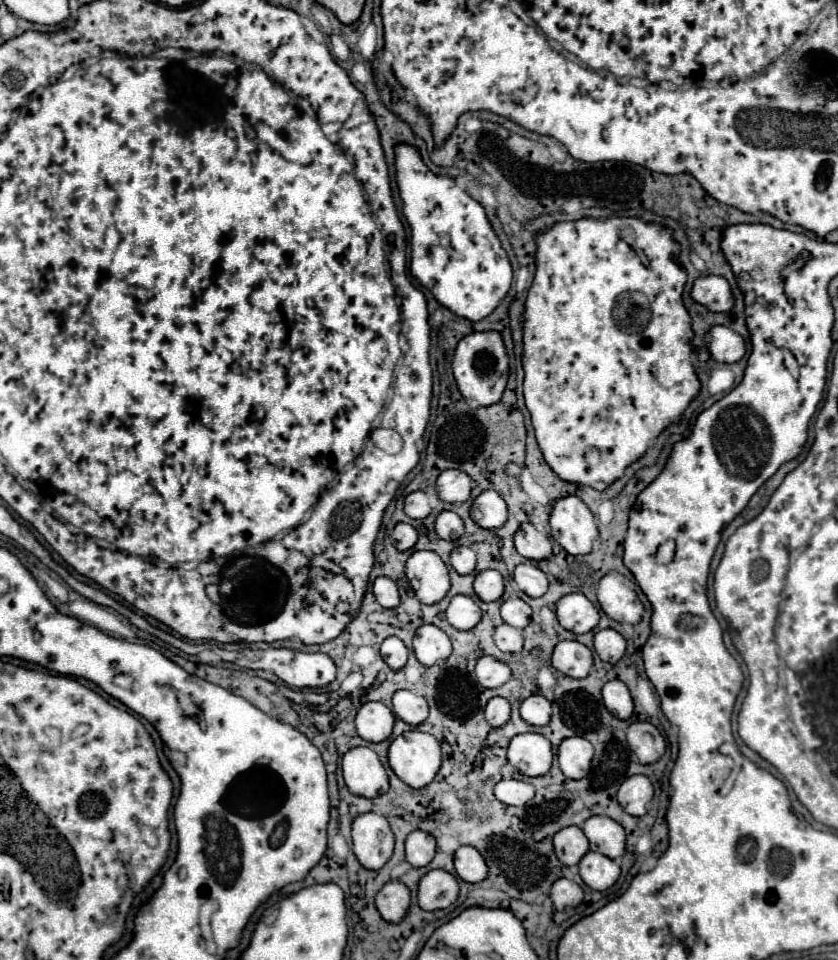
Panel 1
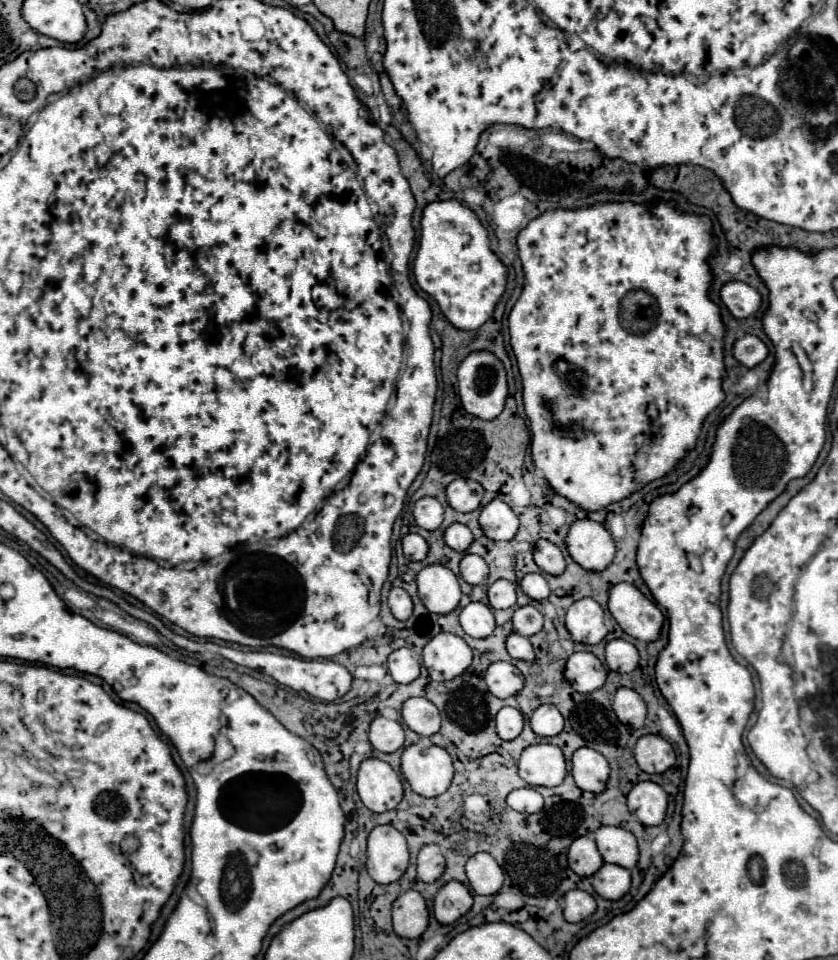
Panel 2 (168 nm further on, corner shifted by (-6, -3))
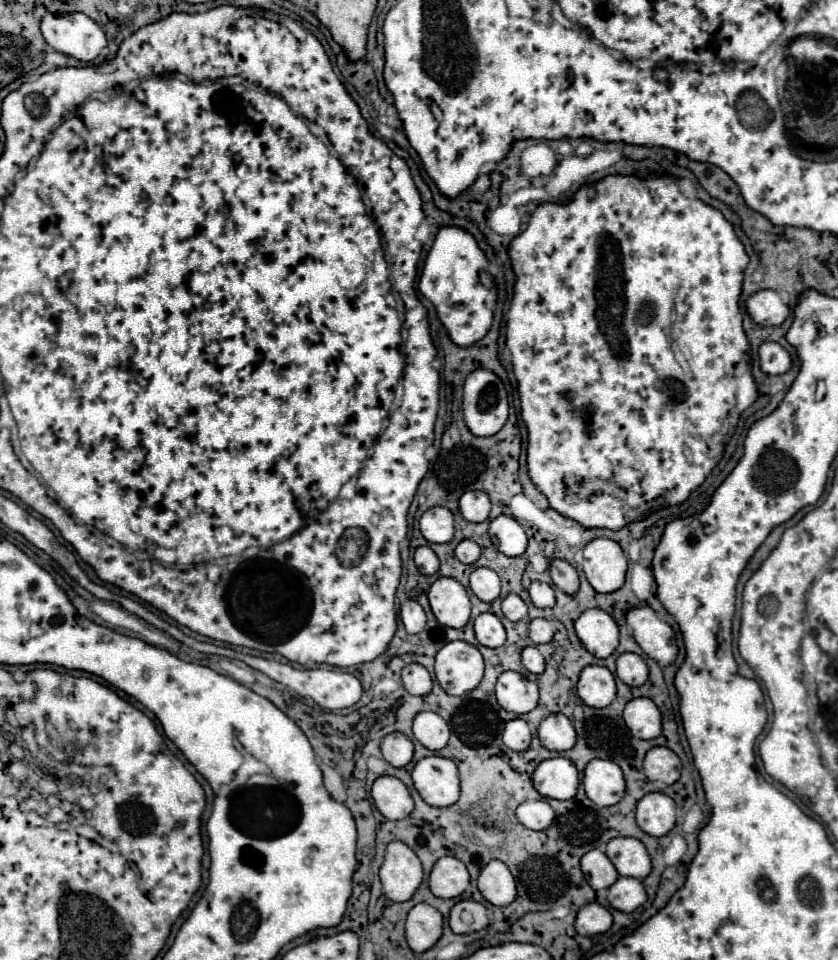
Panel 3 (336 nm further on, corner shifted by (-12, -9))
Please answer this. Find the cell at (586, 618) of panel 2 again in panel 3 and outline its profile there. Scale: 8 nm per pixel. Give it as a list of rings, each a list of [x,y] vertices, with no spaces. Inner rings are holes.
[[[587,609],[575,621],[575,631],[583,647],[595,657],[609,657],[619,645],[619,627],[603,609]]]

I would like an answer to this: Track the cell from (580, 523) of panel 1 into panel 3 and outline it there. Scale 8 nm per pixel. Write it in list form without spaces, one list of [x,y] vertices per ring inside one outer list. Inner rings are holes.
[[[605,537],[591,539],[585,545],[583,555],[585,555],[583,563],[585,577],[597,593],[611,593],[623,585],[627,557],[615,541]]]

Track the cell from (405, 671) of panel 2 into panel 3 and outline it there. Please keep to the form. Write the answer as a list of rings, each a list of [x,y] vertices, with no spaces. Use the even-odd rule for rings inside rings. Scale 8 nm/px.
[[[409,663],[401,671],[401,683],[411,695],[427,695],[431,691],[431,675],[419,663]]]

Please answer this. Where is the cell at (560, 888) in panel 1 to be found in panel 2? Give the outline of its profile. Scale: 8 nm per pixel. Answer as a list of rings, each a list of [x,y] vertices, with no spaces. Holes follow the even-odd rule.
[[[581,889],[569,891],[563,899],[563,915],[569,923],[579,923],[579,921],[587,919],[589,915],[595,913],[595,909],[597,909],[595,899]]]

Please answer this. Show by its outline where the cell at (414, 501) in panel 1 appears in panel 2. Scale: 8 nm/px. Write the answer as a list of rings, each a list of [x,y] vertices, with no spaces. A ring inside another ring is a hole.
[[[423,497],[415,503],[413,515],[415,515],[415,521],[421,529],[435,531],[443,523],[443,505],[433,497]]]

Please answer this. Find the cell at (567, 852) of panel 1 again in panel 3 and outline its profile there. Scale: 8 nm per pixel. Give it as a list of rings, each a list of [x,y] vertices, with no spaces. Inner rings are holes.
[[[591,849],[581,857],[581,871],[595,891],[611,887],[619,877],[617,869],[601,849]]]

